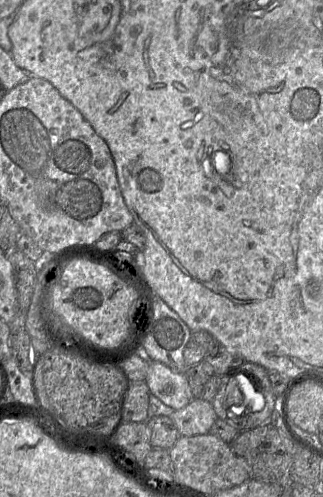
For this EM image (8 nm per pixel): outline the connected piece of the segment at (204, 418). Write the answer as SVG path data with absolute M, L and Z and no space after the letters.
M194 397L185 407L170 415L180 435L193 436L209 433L218 418L211 402Z

